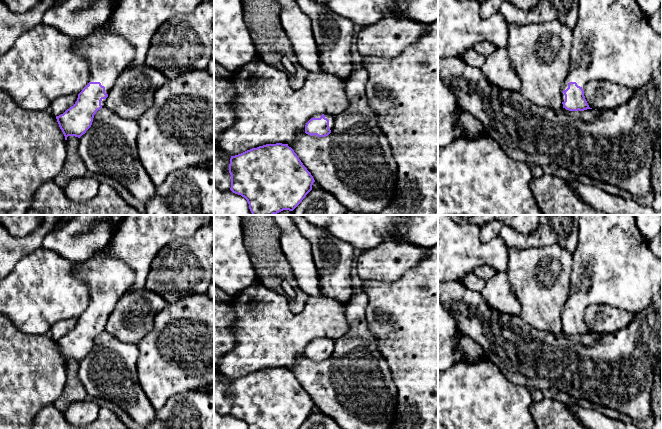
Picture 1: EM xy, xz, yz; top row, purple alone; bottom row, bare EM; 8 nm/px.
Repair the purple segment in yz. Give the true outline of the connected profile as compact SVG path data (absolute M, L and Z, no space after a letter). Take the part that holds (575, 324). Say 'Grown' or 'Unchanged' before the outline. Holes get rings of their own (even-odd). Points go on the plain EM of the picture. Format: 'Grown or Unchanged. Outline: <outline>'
Grown. Outline: M579 215L578 239L573 253L570 294L562 310L563 332L569 335L592 333L585 323L584 313L593 304L609 305L637 314L661 295L662 259L650 250L649 242L642 237L635 222L635 215Z

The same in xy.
Grown. Outline: M117 230L113 231L108 244L77 270L79 278L88 286L90 301L75 328L56 340L65 364L68 360L80 362L86 357L96 336L106 330L106 322L117 302L135 281L133 270L110 256L109 246Z

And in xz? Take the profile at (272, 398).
Grown. Outline: M266 368L231 380L230 414L244 421L249 429L299 429L306 419L320 410L288 368Z

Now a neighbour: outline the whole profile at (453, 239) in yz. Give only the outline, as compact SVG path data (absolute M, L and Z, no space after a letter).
M438 215L438 284L458 281L481 265L506 271L508 254L499 236L483 243L479 226L457 224L449 215Z

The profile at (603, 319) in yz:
M593 304L585 311L584 320L590 332L605 335L627 327L635 315L621 308Z

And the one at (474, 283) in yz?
M470 271L463 277L463 284L471 291L481 292L484 288L485 281L473 271Z

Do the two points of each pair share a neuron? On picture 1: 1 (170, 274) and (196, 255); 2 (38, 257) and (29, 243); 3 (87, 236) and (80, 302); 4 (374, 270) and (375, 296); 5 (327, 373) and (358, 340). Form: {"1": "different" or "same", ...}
{"1": "same", "2": "different", "3": "different", "4": "different", "5": "same"}

